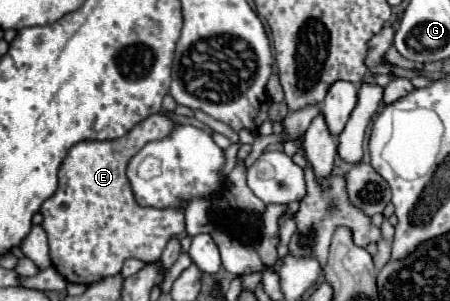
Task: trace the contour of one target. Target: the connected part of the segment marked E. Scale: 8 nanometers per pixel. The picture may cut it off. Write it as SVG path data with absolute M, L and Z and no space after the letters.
M155 114L113 142L79 142L67 152L59 168L59 188L39 208L43 214L41 226L49 238L53 268L67 282L93 284L115 276L127 258L139 258L147 264L155 262L167 242L185 232L183 210L141 208L125 176L129 158L147 142L165 138L173 130L173 124L177 122L169 116Z

